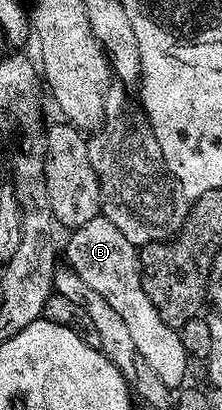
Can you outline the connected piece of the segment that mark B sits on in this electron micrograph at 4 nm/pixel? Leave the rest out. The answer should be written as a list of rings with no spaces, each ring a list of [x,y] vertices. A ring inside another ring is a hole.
[[[101,216],[88,220],[88,224],[77,227],[71,234],[74,235],[64,242],[65,265],[74,270],[76,276],[92,288],[92,292],[100,292],[100,296],[104,296],[104,300],[116,310],[132,335],[140,356],[148,360],[148,368],[152,368],[166,386],[181,387],[187,381],[188,355],[184,352],[184,344],[180,344],[178,331],[160,320],[152,300],[148,300],[148,292],[144,292],[138,250],[127,240],[124,232],[116,228],[116,224]]]

